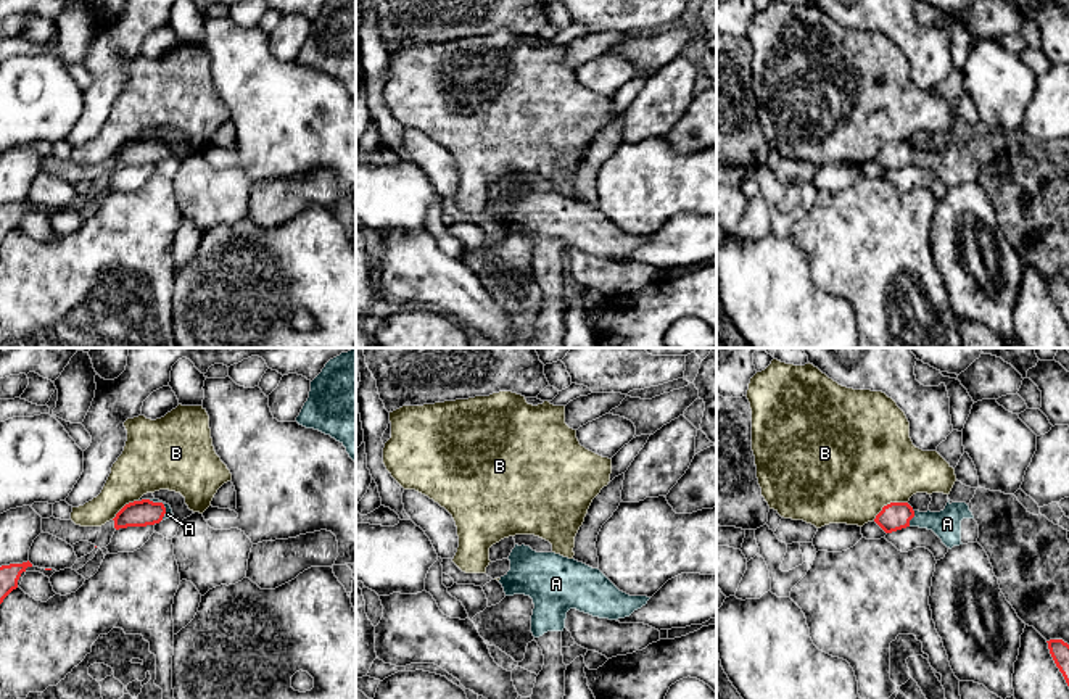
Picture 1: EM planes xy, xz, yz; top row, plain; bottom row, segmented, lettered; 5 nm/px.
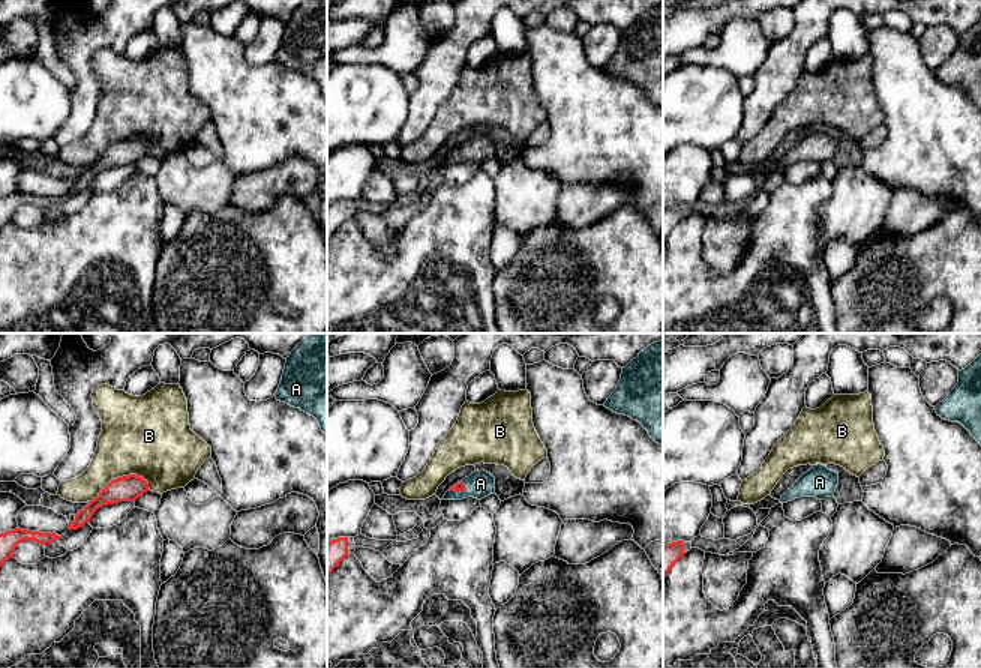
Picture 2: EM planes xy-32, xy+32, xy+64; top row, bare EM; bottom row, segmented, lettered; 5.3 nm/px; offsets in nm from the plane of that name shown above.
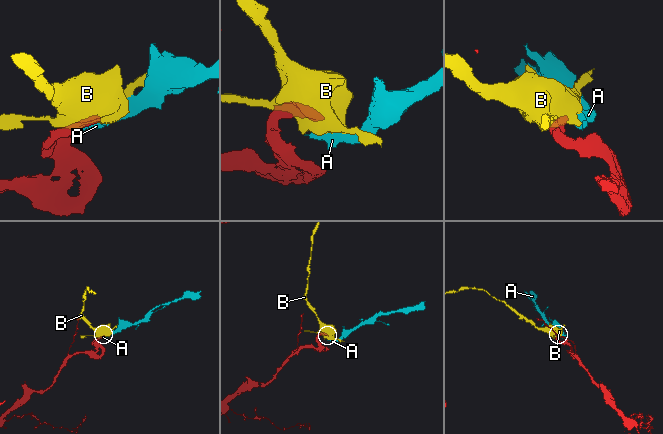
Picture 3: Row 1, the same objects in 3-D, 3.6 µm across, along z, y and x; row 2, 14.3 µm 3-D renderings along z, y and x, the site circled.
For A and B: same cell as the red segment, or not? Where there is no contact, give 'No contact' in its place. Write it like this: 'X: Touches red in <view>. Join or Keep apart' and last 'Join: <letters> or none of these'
A: Touches red in yz. Join
B: Touches red in yz. Keep apart
Join: A

